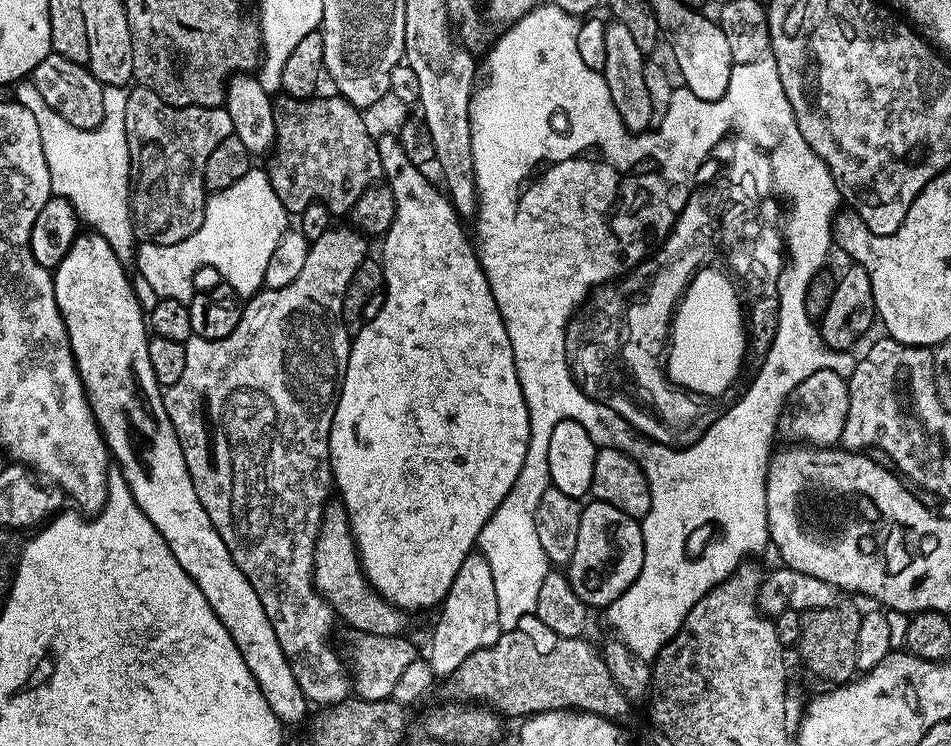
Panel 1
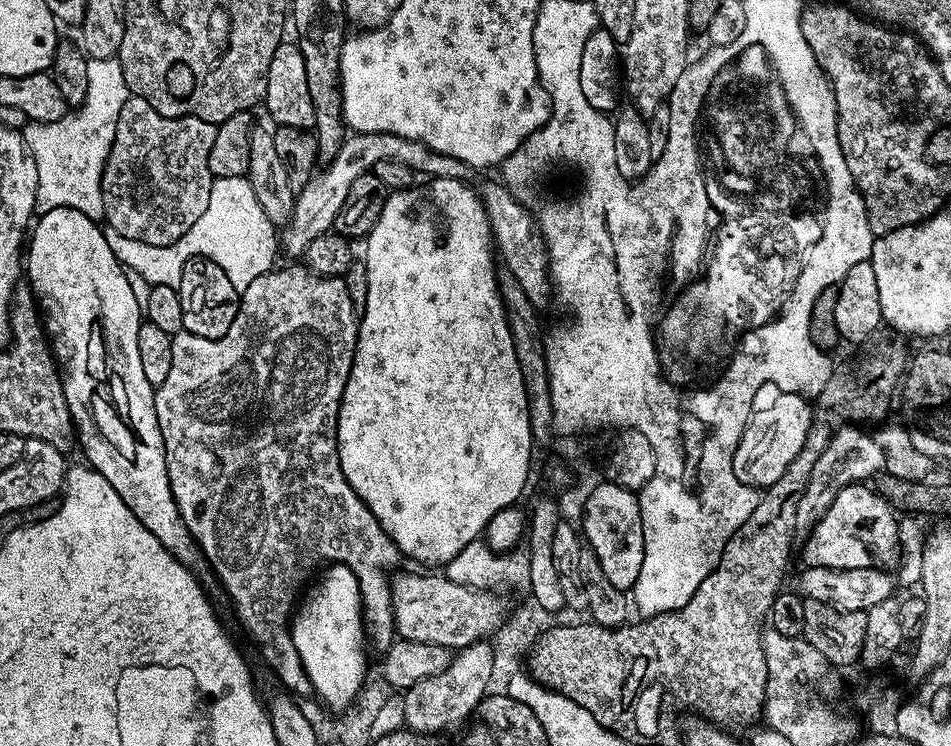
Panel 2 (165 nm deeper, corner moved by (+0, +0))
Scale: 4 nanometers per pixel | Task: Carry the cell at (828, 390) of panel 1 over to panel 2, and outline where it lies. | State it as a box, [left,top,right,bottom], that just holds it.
[730,391,812,490]

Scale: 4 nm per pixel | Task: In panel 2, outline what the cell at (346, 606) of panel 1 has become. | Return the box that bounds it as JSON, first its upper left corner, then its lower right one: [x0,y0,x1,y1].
[391,572,506,650]

